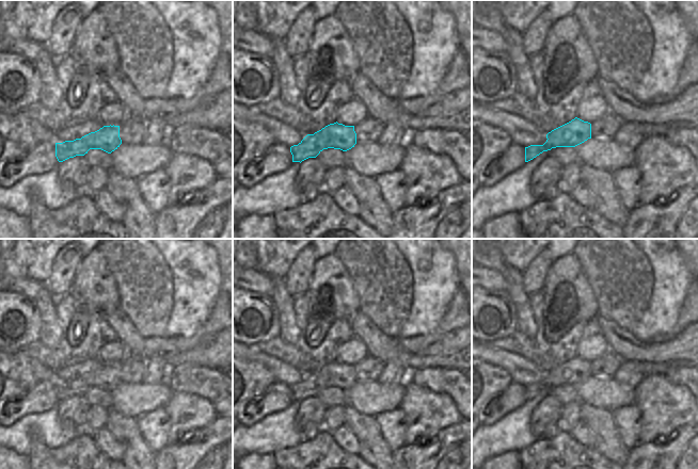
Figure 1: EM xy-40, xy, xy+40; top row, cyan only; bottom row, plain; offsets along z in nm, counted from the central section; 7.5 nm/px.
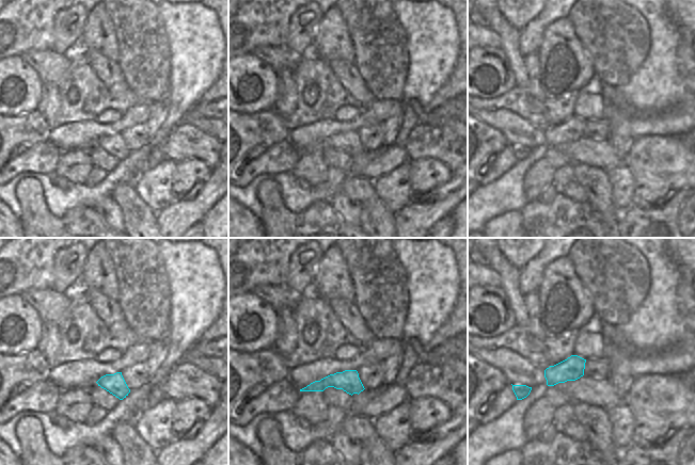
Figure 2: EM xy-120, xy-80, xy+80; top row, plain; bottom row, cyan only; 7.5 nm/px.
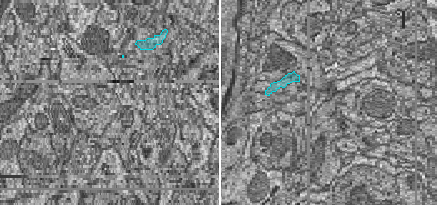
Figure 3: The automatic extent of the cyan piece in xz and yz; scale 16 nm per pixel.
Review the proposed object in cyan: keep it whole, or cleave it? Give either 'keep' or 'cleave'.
cleave

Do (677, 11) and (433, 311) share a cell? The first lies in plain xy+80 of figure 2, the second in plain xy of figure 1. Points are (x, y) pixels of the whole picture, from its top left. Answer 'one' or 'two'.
two

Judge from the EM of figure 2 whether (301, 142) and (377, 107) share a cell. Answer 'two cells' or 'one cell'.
one cell

